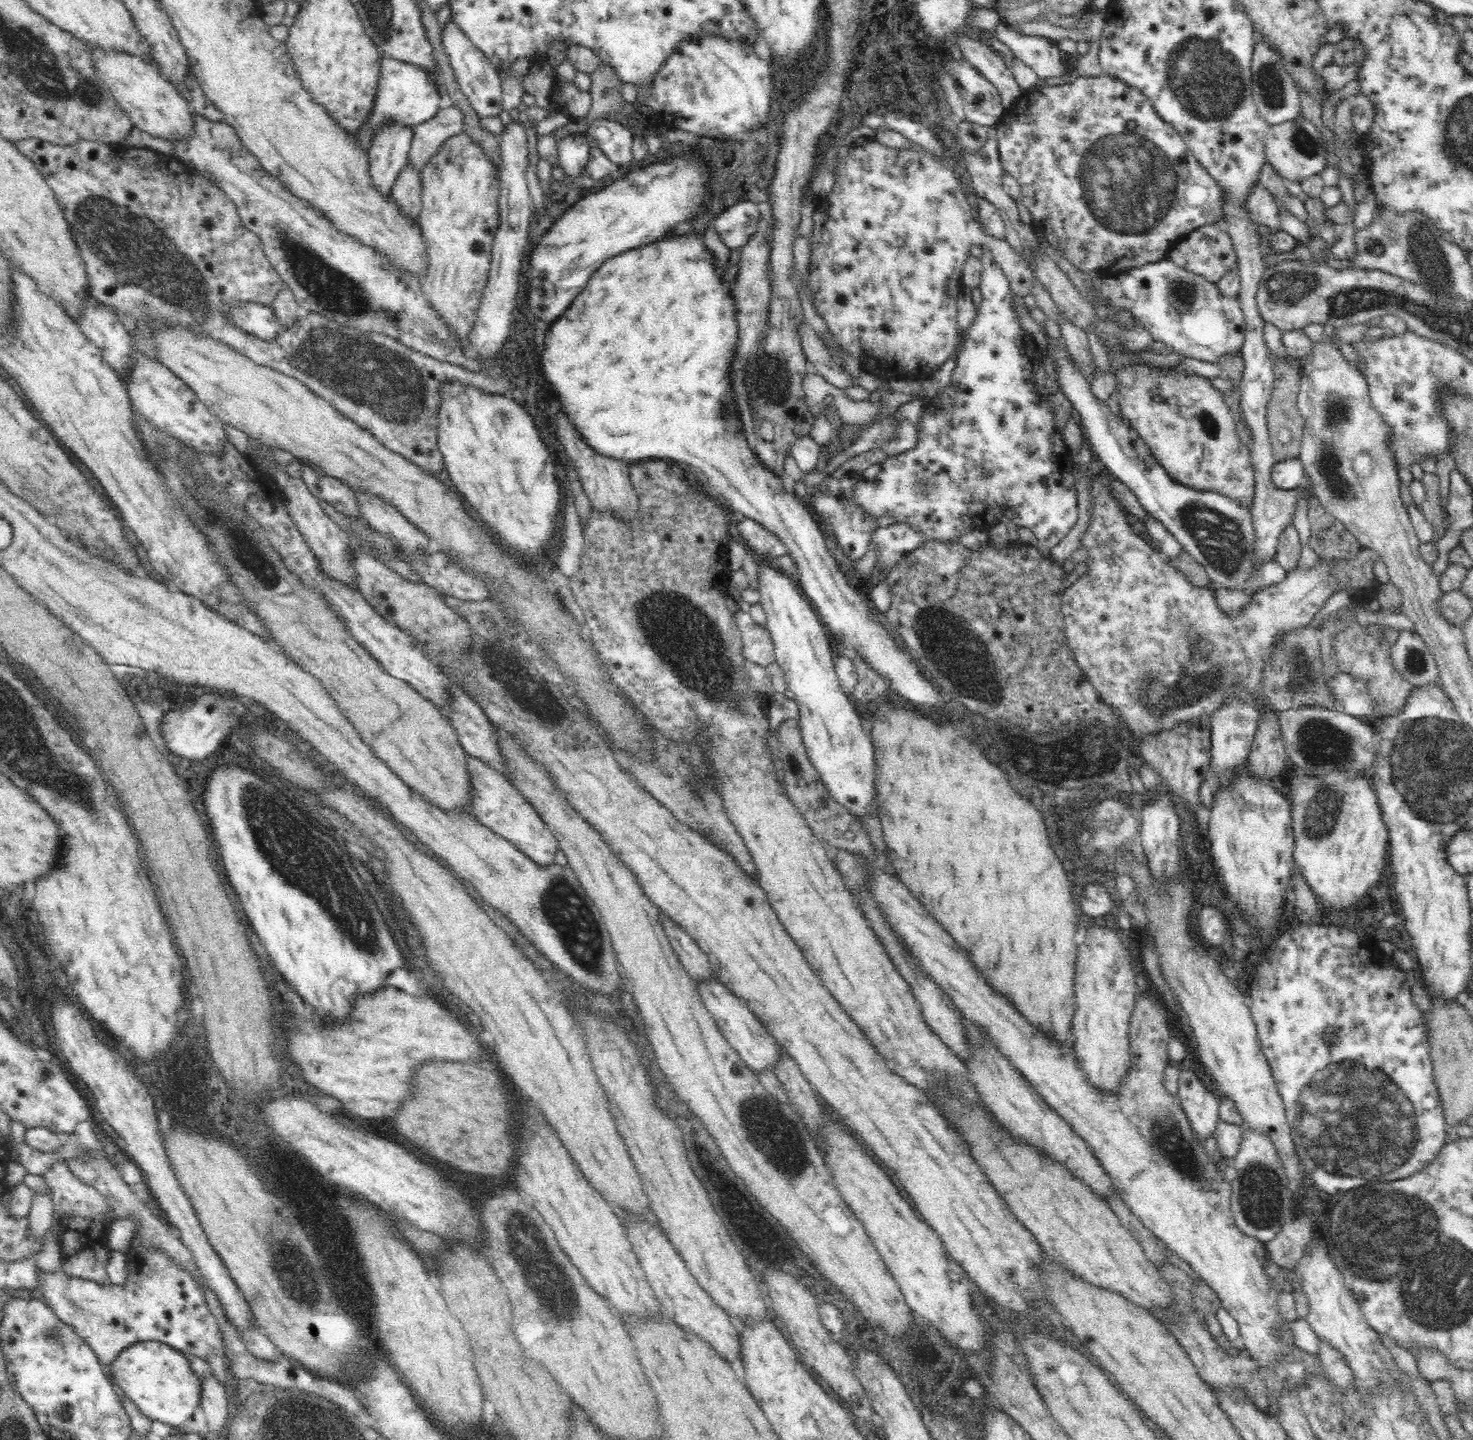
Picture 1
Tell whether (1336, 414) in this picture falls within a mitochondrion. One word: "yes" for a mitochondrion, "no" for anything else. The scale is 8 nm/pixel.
yes

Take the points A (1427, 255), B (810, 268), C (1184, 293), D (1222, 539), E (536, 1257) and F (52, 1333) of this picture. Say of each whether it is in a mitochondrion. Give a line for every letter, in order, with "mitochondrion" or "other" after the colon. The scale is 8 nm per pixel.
A: mitochondrion
B: other
C: mitochondrion
D: mitochondrion
E: mitochondrion
F: mitochondrion

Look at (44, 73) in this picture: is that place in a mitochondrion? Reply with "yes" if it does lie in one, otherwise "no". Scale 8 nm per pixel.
yes

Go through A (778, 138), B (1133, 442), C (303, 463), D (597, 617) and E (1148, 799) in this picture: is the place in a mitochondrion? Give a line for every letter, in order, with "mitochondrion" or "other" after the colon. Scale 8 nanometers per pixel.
A: other
B: other
C: other
D: other
E: other

